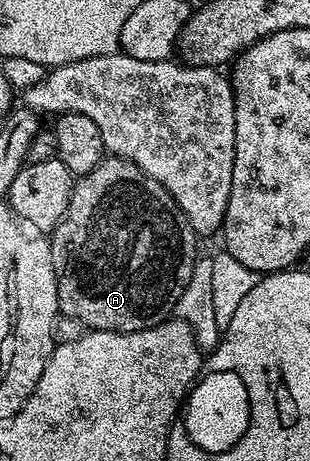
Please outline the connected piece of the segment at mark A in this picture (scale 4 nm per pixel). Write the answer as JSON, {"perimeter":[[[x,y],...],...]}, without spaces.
{"perimeter":[[[104,158],[103,162],[97,164],[92,171],[80,175],[74,180],[69,205],[65,209],[63,220],[55,226],[55,230],[49,239],[51,256],[55,258],[55,270],[59,277],[57,289],[59,290],[60,312],[68,319],[81,321],[84,329],[92,331],[144,331],[150,327],[155,327],[158,323],[164,322],[176,310],[179,298],[183,295],[187,282],[191,280],[191,274],[195,272],[197,258],[195,239],[197,240],[196,232],[191,230],[191,226],[188,225],[186,219],[177,218],[176,208],[162,186],[147,178],[147,175],[138,165],[130,163],[127,159]]]}

